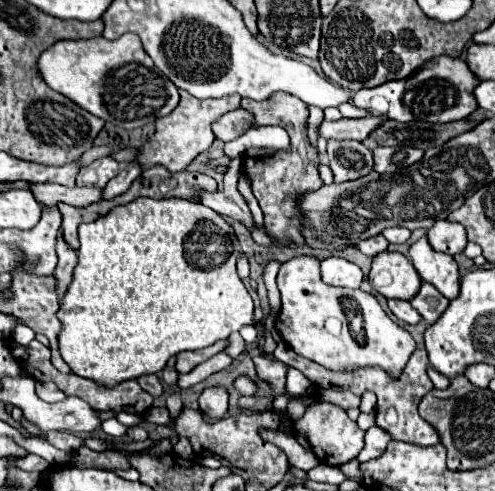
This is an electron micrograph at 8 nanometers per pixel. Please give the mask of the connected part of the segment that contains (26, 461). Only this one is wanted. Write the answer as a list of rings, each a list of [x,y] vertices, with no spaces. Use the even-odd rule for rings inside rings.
[[[27,455],[27,457],[23,457],[23,459],[17,459],[17,461],[15,461],[15,467],[25,469],[25,471],[43,473],[43,471],[47,471],[51,465],[49,465],[45,459],[41,459],[39,455]]]

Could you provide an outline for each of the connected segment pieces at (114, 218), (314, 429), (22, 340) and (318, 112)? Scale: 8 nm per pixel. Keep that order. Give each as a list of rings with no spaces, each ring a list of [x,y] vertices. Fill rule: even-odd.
[[[141,197],[127,205],[115,207],[105,217],[79,227],[81,251],[79,263],[73,271],[73,281],[61,299],[57,317],[61,321],[59,351],[71,371],[83,379],[91,379],[103,387],[115,387],[141,375],[159,373],[169,357],[181,351],[209,347],[243,325],[253,325],[261,335],[273,331],[275,319],[267,317],[263,323],[253,319],[253,299],[237,275],[235,263],[239,243],[233,227],[225,217],[207,209],[201,203],[185,199],[149,199]],[[199,225],[207,227],[205,249],[197,251],[197,263],[187,259],[185,241]]]
[[[315,403],[313,407],[307,407],[305,415],[293,423],[293,431],[303,433],[307,437],[307,441],[311,443],[317,459],[327,465],[335,465],[335,467],[343,465],[347,461],[355,459],[359,455],[359,451],[363,449],[365,431],[361,431],[357,427],[357,423],[351,421],[341,407],[331,405],[331,403]]]
[[[17,325],[17,327],[13,329],[11,337],[13,337],[13,341],[15,341],[17,345],[29,345],[29,343],[35,339],[35,333],[33,333],[33,329],[29,329],[29,327],[25,327],[25,325]]]
[[[309,106],[309,137],[311,137],[311,143],[317,145],[317,135],[315,135],[315,129],[317,125],[323,121],[323,109],[319,109],[316,106]]]

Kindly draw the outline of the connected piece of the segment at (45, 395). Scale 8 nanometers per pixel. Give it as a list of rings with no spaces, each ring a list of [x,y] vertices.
[[[37,381],[35,391],[37,395],[39,395],[39,399],[43,399],[43,401],[47,401],[47,403],[59,402],[67,397],[67,395],[63,394],[63,392],[51,382],[42,383]]]

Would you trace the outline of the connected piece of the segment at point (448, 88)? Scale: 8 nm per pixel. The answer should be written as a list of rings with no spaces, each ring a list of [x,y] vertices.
[[[435,57],[407,81],[389,81],[375,89],[361,89],[355,93],[355,107],[367,109],[371,115],[387,115],[393,121],[429,121],[429,123],[449,123],[455,119],[465,119],[477,109],[473,89],[479,79],[471,73],[463,59]]]

